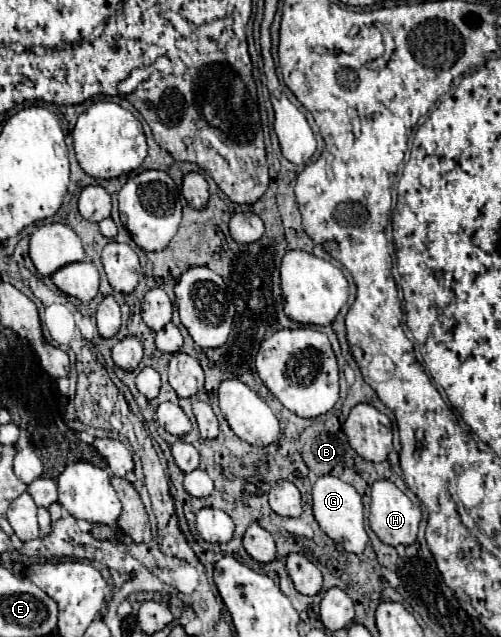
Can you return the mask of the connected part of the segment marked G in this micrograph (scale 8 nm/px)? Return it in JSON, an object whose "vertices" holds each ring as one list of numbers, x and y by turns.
{"vertices":[[323,475,318,477,313,484,313,515,319,527,335,541,339,543,345,551,351,553,363,553,369,537,365,531,365,521,363,521,363,503,359,493,345,481,333,477,333,475]]}

